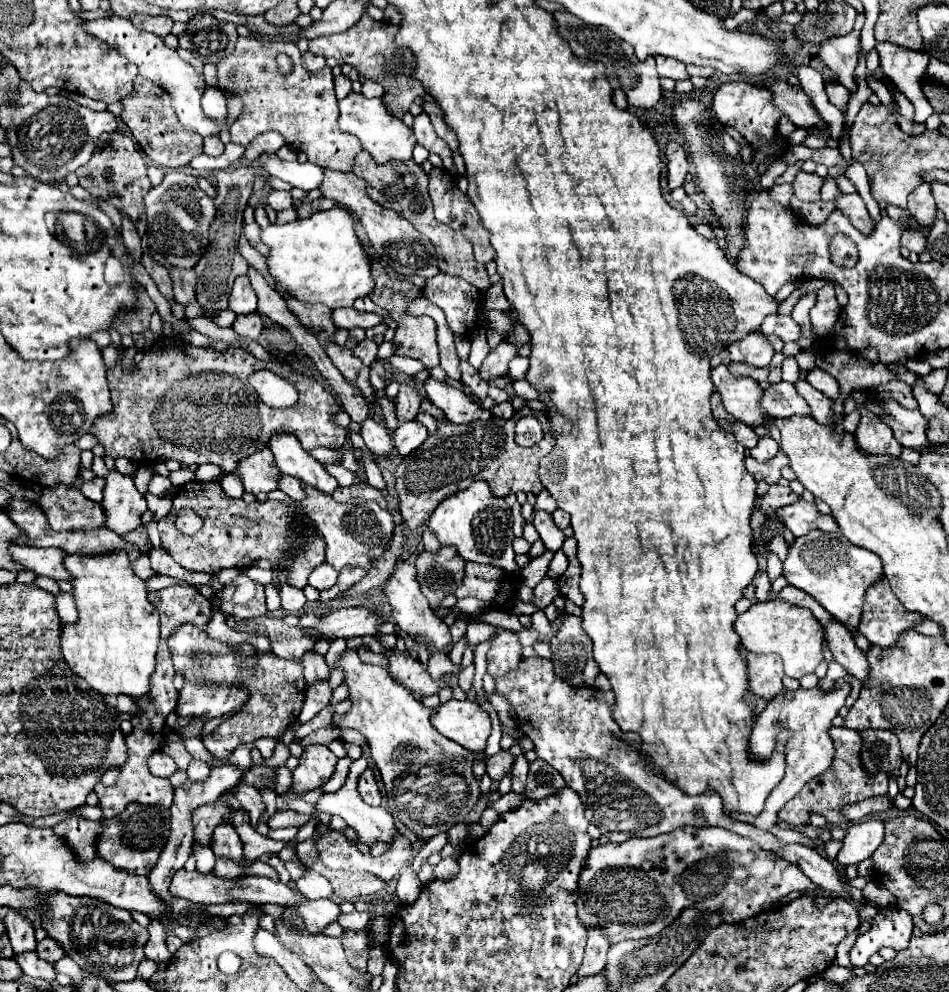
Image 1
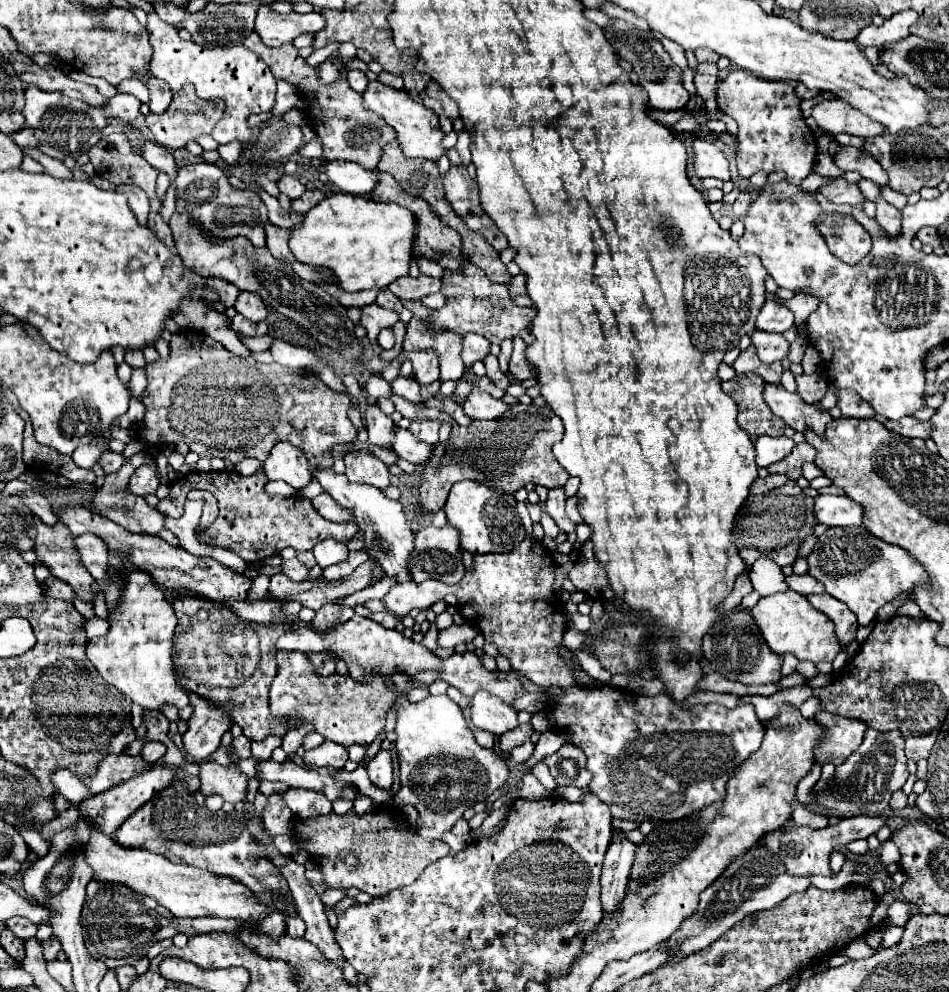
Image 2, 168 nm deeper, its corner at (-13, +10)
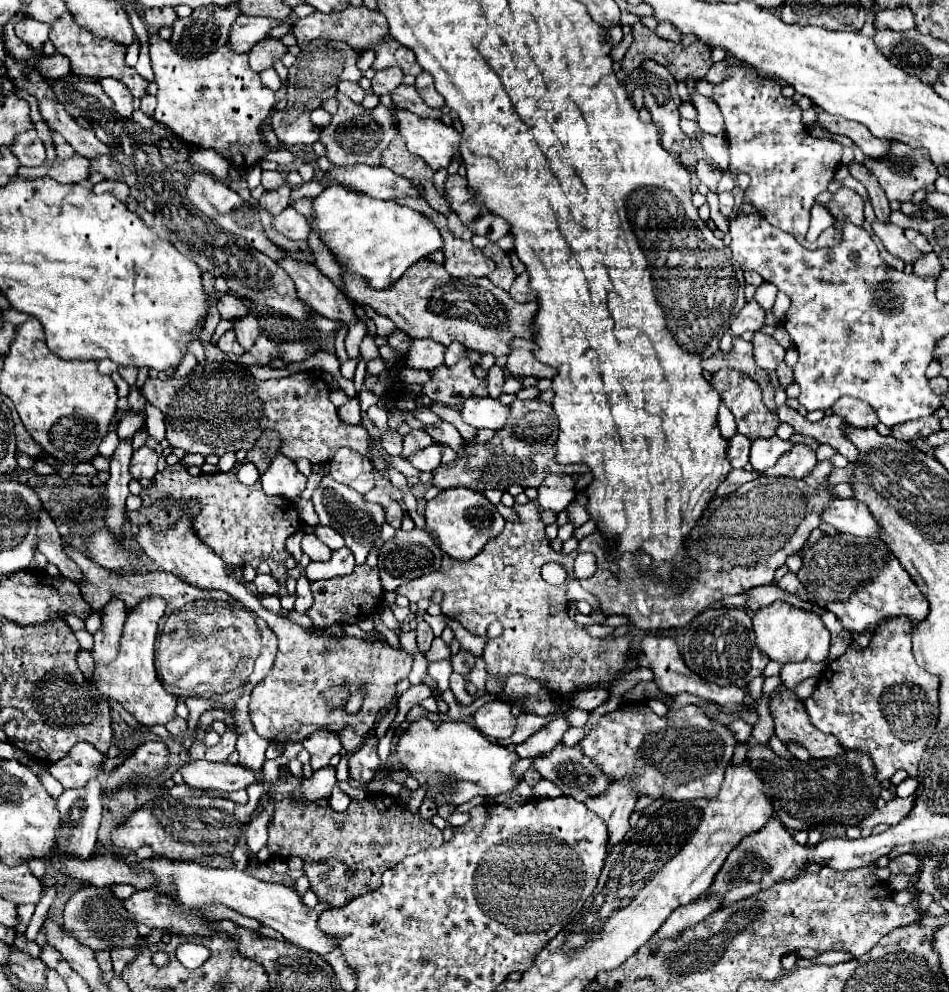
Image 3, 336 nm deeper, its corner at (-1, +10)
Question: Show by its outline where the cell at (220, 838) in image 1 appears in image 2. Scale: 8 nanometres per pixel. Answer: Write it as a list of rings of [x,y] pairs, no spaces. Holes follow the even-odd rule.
[[[282,854],[270,856],[270,858],[280,868],[280,874],[286,878],[288,888],[294,896],[296,906],[298,906],[300,918],[306,922],[304,938],[308,942],[312,942],[314,946],[318,946],[318,950],[324,954],[324,958],[330,960],[334,966],[344,968],[346,960],[344,960],[344,956],[342,956],[342,952],[334,940],[334,934],[332,934],[332,928],[328,924],[324,906],[322,906],[318,894],[314,892],[314,888],[304,878],[306,868],[294,860],[288,860]]]

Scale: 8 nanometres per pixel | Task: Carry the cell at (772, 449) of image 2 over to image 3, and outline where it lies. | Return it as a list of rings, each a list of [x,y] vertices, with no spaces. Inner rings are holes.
[[[756,438],[752,440],[752,448],[750,448],[750,464],[754,466],[756,472],[764,472],[766,468],[774,466],[776,460],[788,452],[792,448],[790,440],[780,440],[776,438]]]

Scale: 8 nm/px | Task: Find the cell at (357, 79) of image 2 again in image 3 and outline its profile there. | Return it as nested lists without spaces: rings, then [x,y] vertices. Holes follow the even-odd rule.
[[[342,80],[342,82],[338,84],[338,92],[350,96],[350,98],[352,98],[354,102],[358,102],[358,104],[362,104],[362,100],[364,100],[364,96],[366,96],[366,92],[360,88],[358,82],[346,82],[346,80]]]

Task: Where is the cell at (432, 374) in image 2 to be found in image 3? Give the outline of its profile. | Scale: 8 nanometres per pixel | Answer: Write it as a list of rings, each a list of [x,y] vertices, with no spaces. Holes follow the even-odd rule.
[[[412,340],[412,346],[408,354],[404,356],[404,364],[408,368],[420,368],[420,370],[434,370],[444,362],[442,354],[444,346],[438,342],[426,342],[426,340]]]

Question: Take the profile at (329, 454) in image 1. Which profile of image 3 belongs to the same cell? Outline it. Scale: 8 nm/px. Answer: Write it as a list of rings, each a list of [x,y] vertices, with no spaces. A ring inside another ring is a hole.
[[[400,456],[392,457],[393,466],[405,476],[417,476],[420,471],[414,468],[409,461],[404,460]]]

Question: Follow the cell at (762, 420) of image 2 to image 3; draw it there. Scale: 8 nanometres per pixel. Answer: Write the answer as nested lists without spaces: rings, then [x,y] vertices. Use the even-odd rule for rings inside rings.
[[[720,370],[712,376],[710,380],[711,386],[720,394],[722,402],[730,408],[730,412],[734,414],[736,418],[736,426],[738,426],[738,432],[744,434],[746,438],[750,440],[756,440],[756,438],[772,438],[776,434],[776,428],[778,428],[778,416],[774,412],[770,412],[764,402],[762,402],[762,392],[760,392],[760,386],[756,380],[752,380],[750,376],[738,372],[738,370]]]

